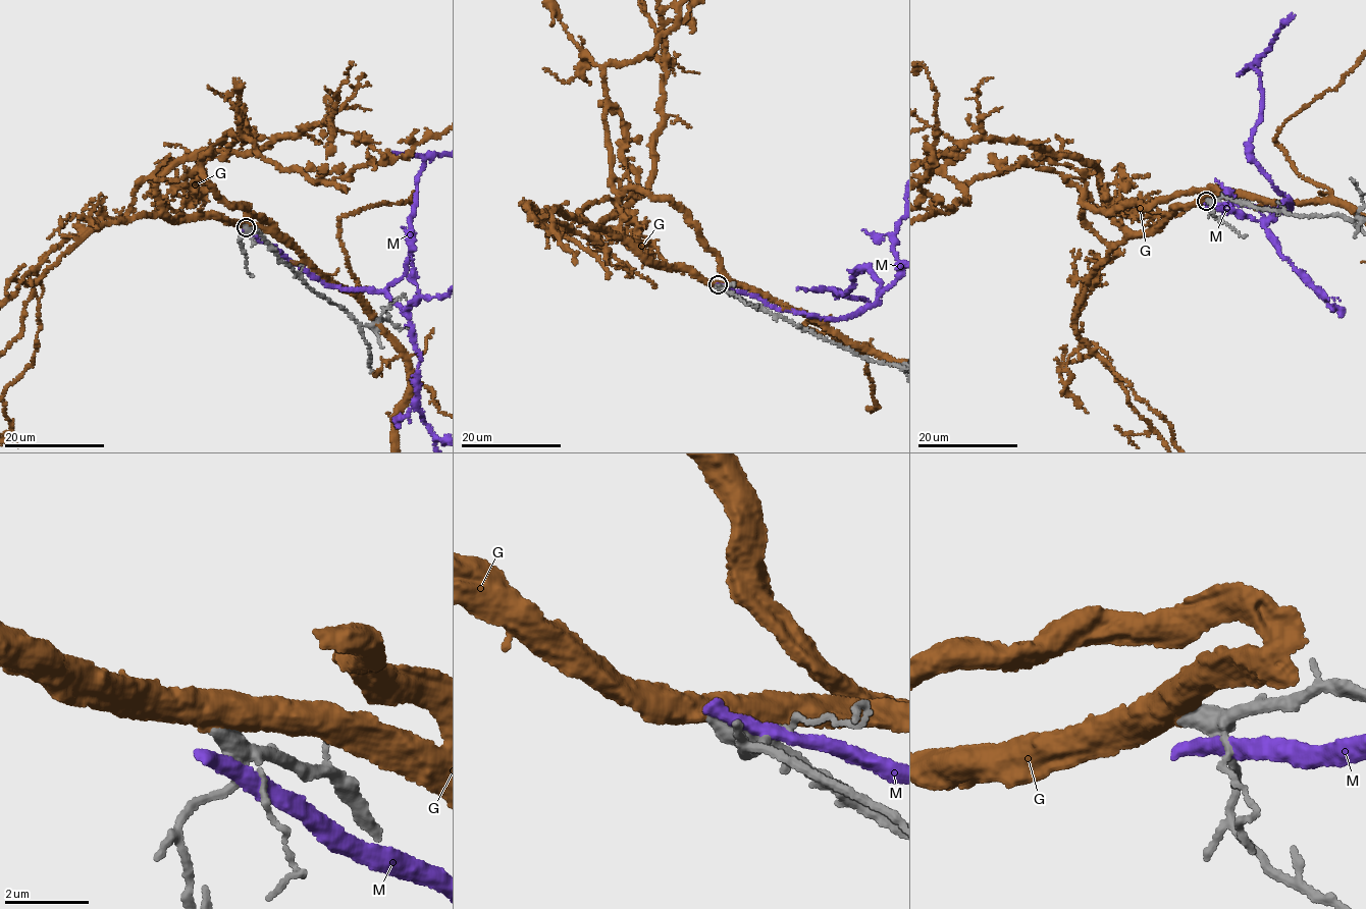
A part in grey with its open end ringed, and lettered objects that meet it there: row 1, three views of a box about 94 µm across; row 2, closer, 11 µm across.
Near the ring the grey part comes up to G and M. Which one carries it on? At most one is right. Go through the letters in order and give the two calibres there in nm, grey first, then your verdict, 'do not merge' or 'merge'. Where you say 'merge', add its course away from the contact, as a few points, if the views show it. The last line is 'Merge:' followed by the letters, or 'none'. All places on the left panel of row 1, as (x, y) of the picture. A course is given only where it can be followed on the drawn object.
G: calibres 480 and 500 nm; do not merge
M: calibres 300 and 320 nm; do not merge
Merge: none

